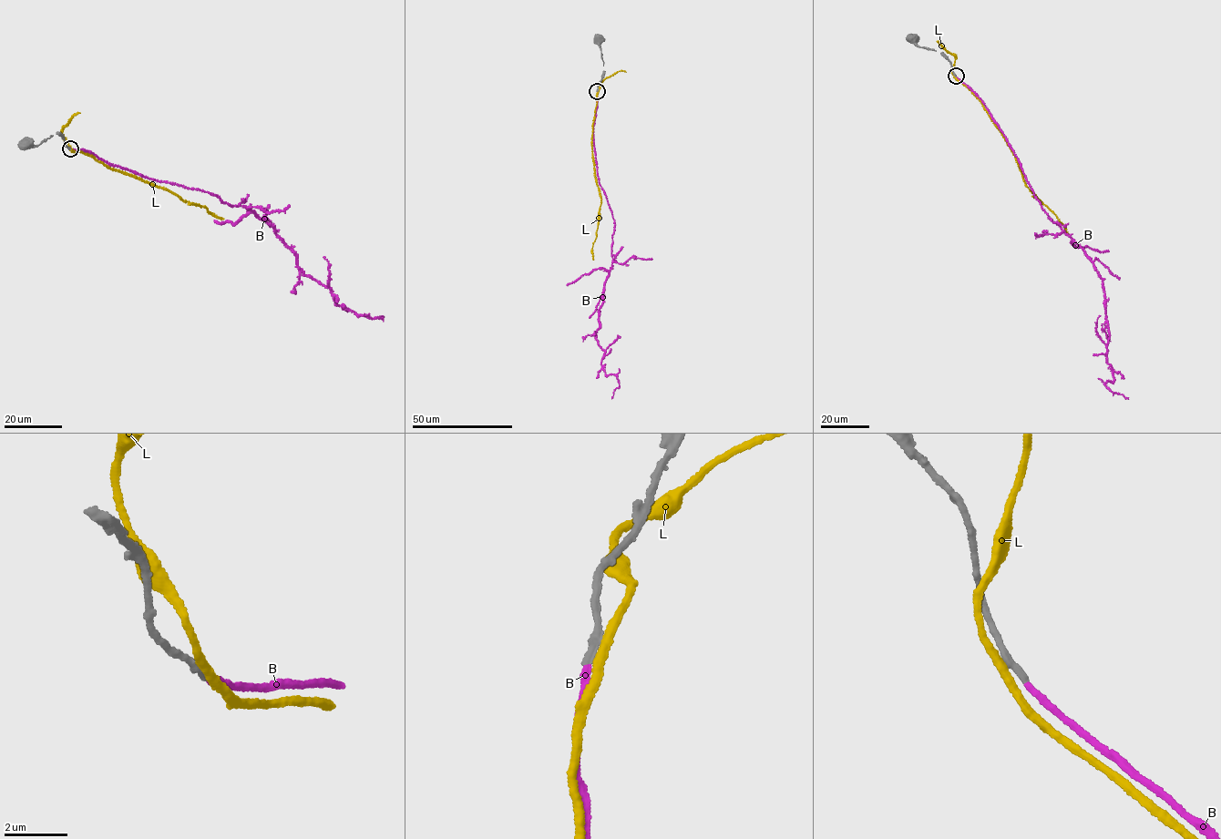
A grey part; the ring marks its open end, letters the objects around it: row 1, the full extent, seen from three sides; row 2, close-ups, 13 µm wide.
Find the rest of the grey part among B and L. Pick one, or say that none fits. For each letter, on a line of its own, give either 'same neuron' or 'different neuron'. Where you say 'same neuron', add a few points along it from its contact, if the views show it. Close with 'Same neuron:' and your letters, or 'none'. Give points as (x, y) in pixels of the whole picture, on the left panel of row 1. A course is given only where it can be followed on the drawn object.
B: same neuron | via (70, 148), (253, 210), (293, 251), (302, 272), (331, 289), (334, 303), (358, 315), (383, 317)
L: different neuron
Same neuron: B

